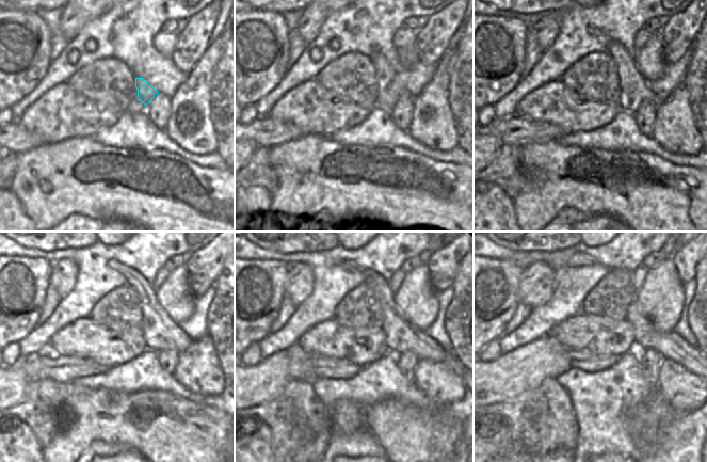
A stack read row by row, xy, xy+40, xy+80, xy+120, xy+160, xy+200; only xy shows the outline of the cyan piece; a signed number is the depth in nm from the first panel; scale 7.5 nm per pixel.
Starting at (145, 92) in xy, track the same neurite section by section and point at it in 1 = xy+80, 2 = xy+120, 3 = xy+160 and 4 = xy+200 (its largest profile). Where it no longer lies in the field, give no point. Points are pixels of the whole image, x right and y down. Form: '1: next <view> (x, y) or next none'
1: next xy+80 (633, 89)
2: next xy+120 (160, 333)
3: next xy+160 (400, 335)
4: next xy+200 (671, 346)

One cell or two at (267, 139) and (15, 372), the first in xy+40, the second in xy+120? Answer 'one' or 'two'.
two

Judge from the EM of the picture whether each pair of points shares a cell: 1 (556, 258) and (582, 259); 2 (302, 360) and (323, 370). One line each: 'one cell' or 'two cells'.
1: one cell
2: two cells

